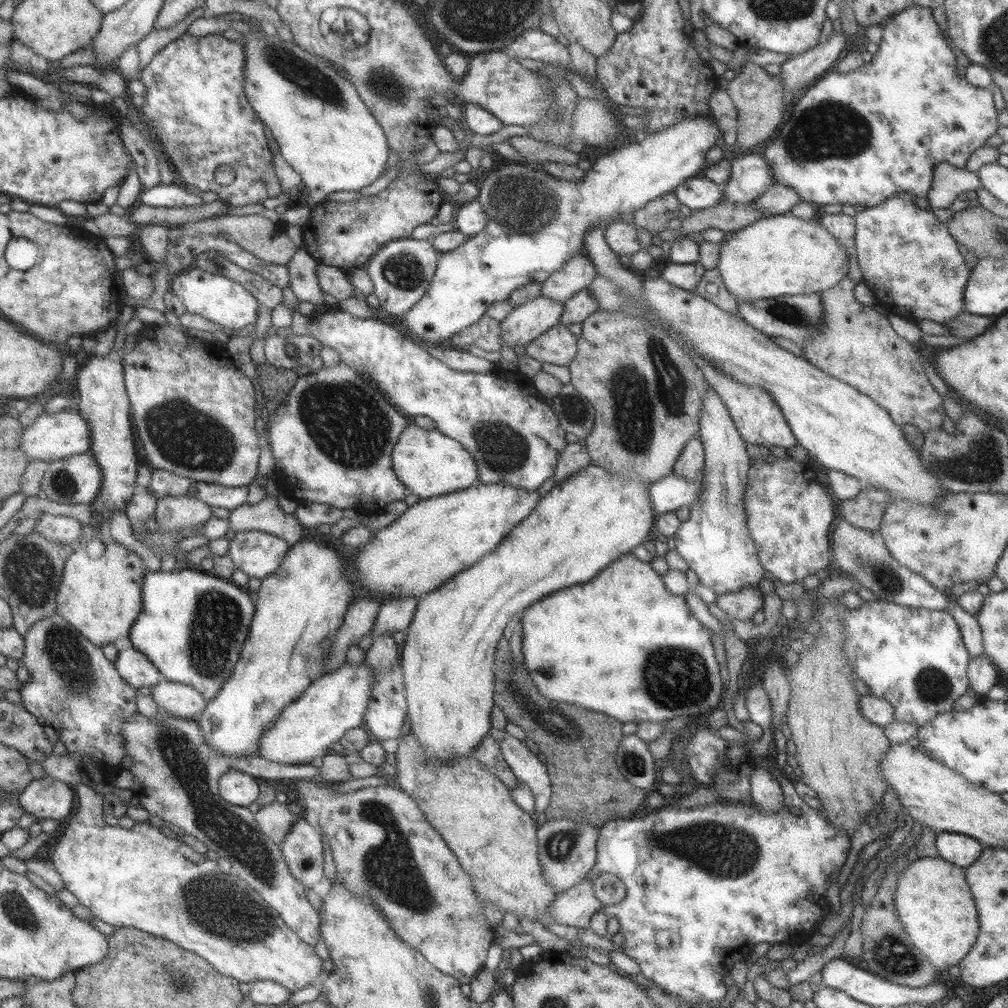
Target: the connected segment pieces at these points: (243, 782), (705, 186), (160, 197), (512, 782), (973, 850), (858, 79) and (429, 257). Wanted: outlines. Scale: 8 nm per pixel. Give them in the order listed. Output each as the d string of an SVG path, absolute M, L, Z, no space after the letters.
M229 770L219 778L218 792L224 802L246 807L257 801L259 780L241 770Z
M691 177L674 188L677 200L691 211L709 208L720 202L721 187L711 179Z
M178 183L156 184L148 189L142 189L138 194L139 204L154 207L182 207L199 206L202 202L201 192L189 192L189 190Z
M483 736L483 740L479 742L479 746L475 746L471 757L481 762L485 770L494 774L509 790L513 790L515 786L521 784L511 772L509 766L504 762L499 743L495 742L491 736Z
M936 833L934 845L942 860L962 869L975 862L983 850L983 845L975 838L957 833Z
M910 6L901 12L893 15L883 24L883 33L877 51L872 54L869 63L863 63L854 71L845 74L835 70L829 70L813 84L802 89L795 97L793 112L789 120L779 127L779 134L775 140L763 145L759 150L764 161L770 165L772 177L775 182L783 186L789 186L793 192L797 193L800 200L811 204L861 204L864 207L871 207L883 202L886 198L891 198L896 194L907 192L914 196L914 203L922 209L930 209L926 199L927 193L932 185L934 166L940 162L948 162L955 168L963 169L967 159L973 153L984 146L984 142L990 136L996 134L999 128L998 113L993 107L990 88L975 88L971 86L964 77L955 74L956 56L954 48L949 45L947 38L939 30L929 7Z
M410 237L385 242L367 264L367 275L373 284L373 294L380 308L397 317L405 315L427 292L436 270L440 253L432 246L432 239Z

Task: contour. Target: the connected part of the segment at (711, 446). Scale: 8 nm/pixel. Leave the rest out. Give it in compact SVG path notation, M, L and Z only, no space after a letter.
M707 386L699 417L699 434L704 452L700 493L688 506L689 518L674 534L675 550L695 572L698 582L716 595L743 590L746 586L763 589L759 580L763 567L745 522L744 490L748 483L750 458L746 442L739 436L732 418L717 393Z

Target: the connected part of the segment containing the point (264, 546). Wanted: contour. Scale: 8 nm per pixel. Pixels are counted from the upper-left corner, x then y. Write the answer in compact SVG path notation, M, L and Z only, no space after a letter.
M239 531L228 541L227 554L237 570L261 580L277 570L289 546L266 532Z

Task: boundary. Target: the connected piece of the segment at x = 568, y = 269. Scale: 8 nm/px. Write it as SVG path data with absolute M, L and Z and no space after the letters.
M580 253L573 258L569 258L560 270L551 274L541 283L539 295L551 299L551 301L565 303L572 294L585 289L587 284L591 284L593 278L597 275L589 258Z

